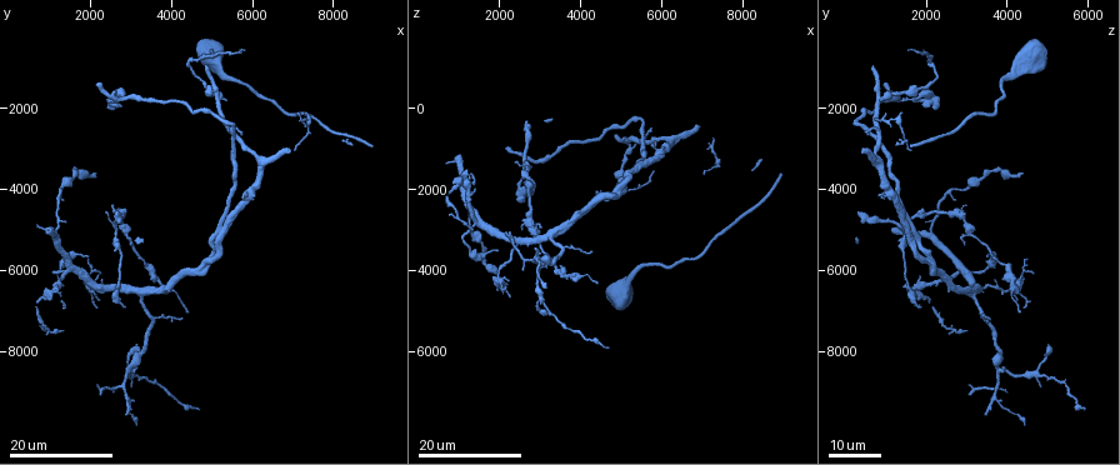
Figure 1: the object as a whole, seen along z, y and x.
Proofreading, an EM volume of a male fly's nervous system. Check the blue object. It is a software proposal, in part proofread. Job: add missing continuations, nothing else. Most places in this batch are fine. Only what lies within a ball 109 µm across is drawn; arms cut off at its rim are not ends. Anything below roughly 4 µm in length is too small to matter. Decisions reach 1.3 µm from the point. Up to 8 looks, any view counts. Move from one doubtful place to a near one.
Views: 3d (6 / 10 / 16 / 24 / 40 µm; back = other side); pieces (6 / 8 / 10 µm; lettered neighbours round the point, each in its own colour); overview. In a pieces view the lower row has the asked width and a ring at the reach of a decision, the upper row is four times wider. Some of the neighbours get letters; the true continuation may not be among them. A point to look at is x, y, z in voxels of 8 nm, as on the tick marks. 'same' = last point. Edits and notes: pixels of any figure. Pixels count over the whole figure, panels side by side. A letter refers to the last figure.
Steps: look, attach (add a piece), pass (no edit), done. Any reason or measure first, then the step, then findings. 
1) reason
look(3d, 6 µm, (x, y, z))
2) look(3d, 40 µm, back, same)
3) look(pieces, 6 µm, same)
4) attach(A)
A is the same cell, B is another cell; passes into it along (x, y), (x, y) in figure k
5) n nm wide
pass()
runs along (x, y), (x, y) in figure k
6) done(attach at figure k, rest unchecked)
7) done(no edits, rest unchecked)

thin end
look(3d, 16 µm, (5750, 4250, 950))

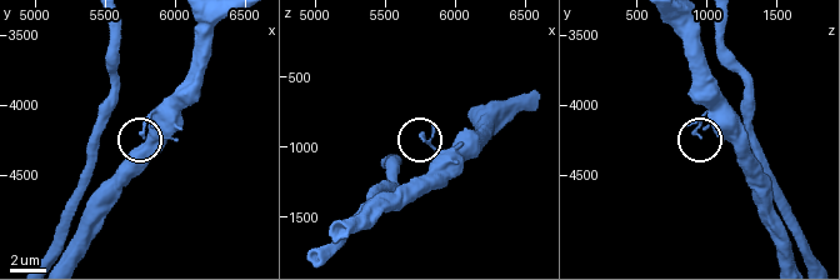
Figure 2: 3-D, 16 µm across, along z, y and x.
look(pieces, 10 µm, (5760, 4240, 940))

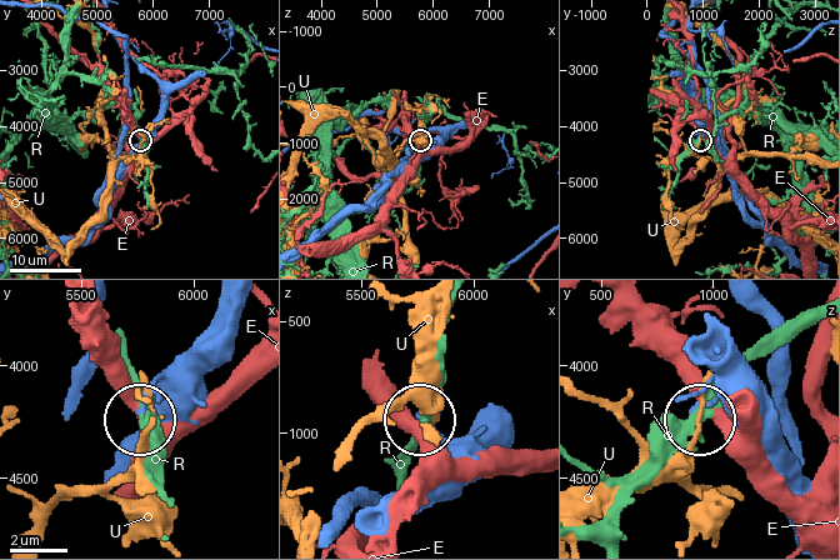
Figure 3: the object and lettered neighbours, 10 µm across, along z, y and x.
130 nm wide
pass()
E, R and U are other cells; no lettered piece goes on from it

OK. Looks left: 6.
free end
look(3d, 24 µm, (4450, 7050, 4250))

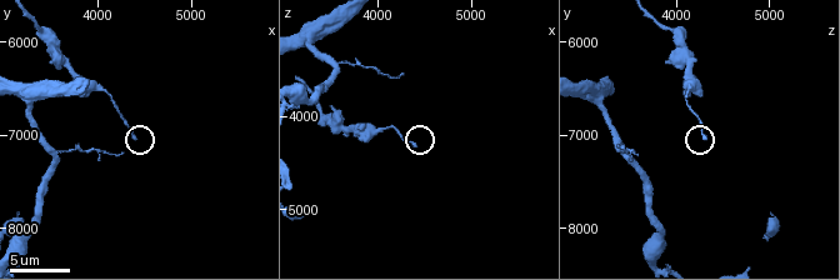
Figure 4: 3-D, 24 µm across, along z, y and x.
what lies round it
look(pieces, 8 µm, (4400, 7050, 4300))

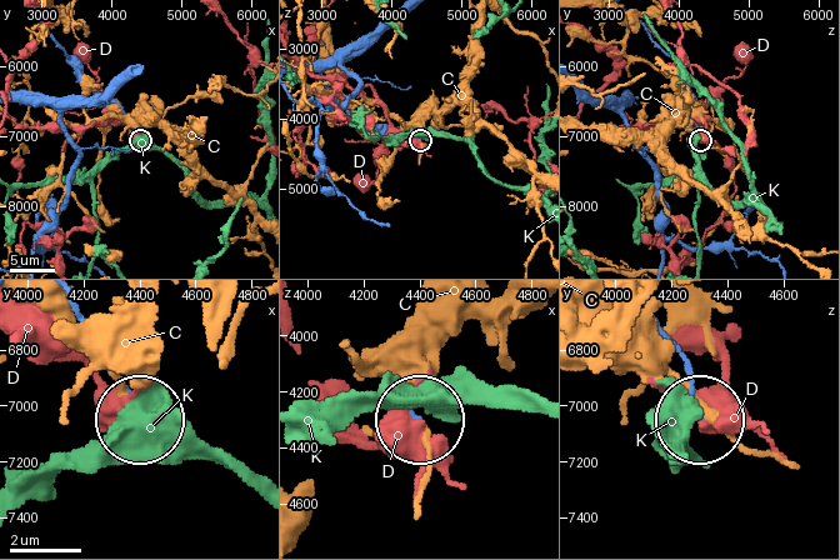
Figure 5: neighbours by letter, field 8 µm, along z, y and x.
160 nm wide
pass()
C, D and K are other cells; no lettered piece goes on from it

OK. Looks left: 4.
branch stops here
look(3d, 16 µm, (3200, 7850, 5000))

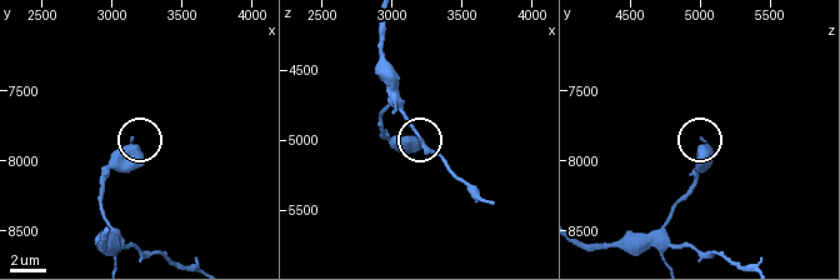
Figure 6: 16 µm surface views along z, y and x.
what lies round it
look(pieces, 10 µm, (3120, 7840, 5020))

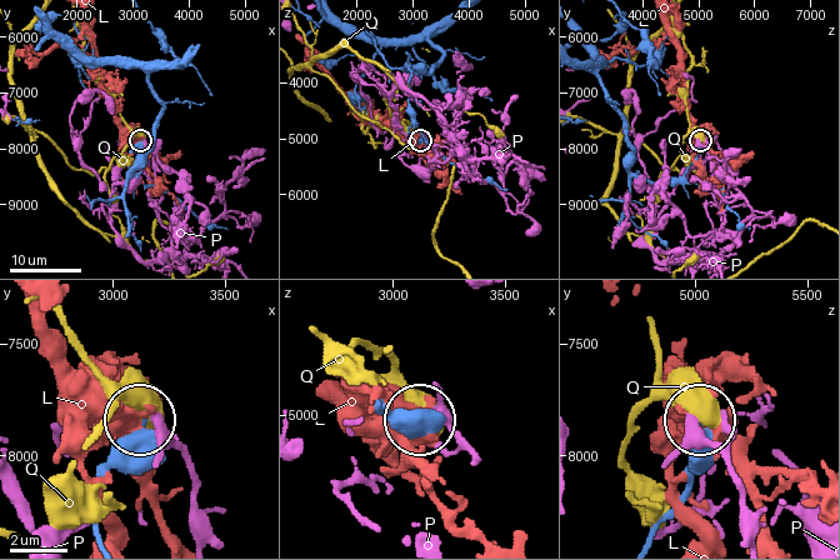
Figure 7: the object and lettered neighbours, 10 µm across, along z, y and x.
330 nm wide
pass()
L, P and Q are other cells; none of them fits

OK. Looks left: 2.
thin end
look(3d, 16 µm, (3050, 5400, 2900))

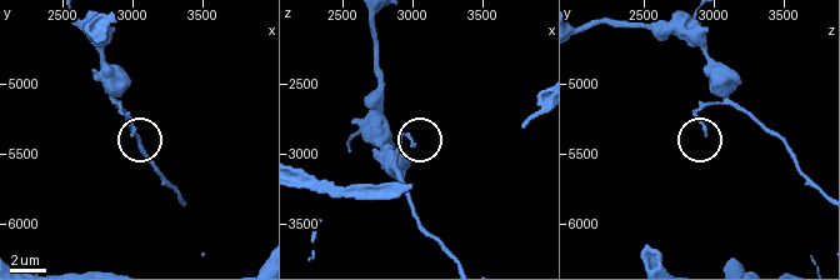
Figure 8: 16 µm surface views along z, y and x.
what lies round it
look(pieces, 10 µm, (3000, 5360, 2940))

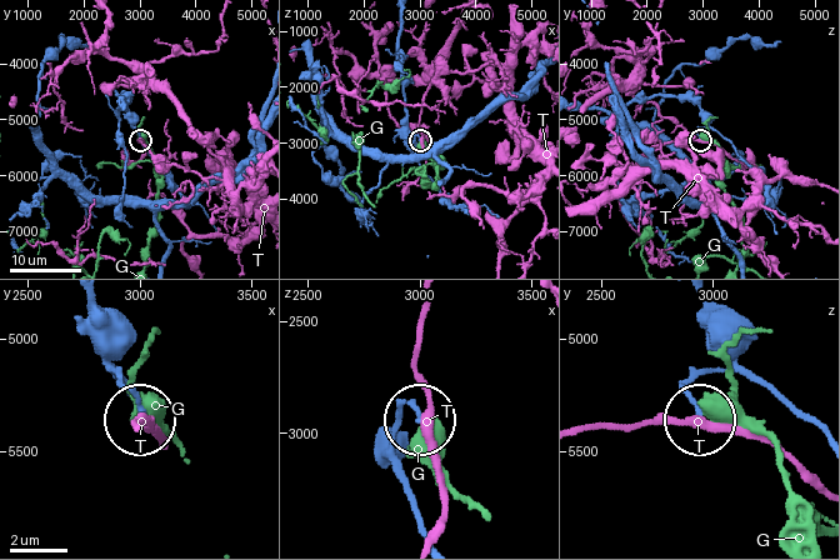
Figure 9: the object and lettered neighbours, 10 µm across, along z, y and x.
pass()
G and T are other cells; none of them fits

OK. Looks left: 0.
done(no edits, rest unchecked)

